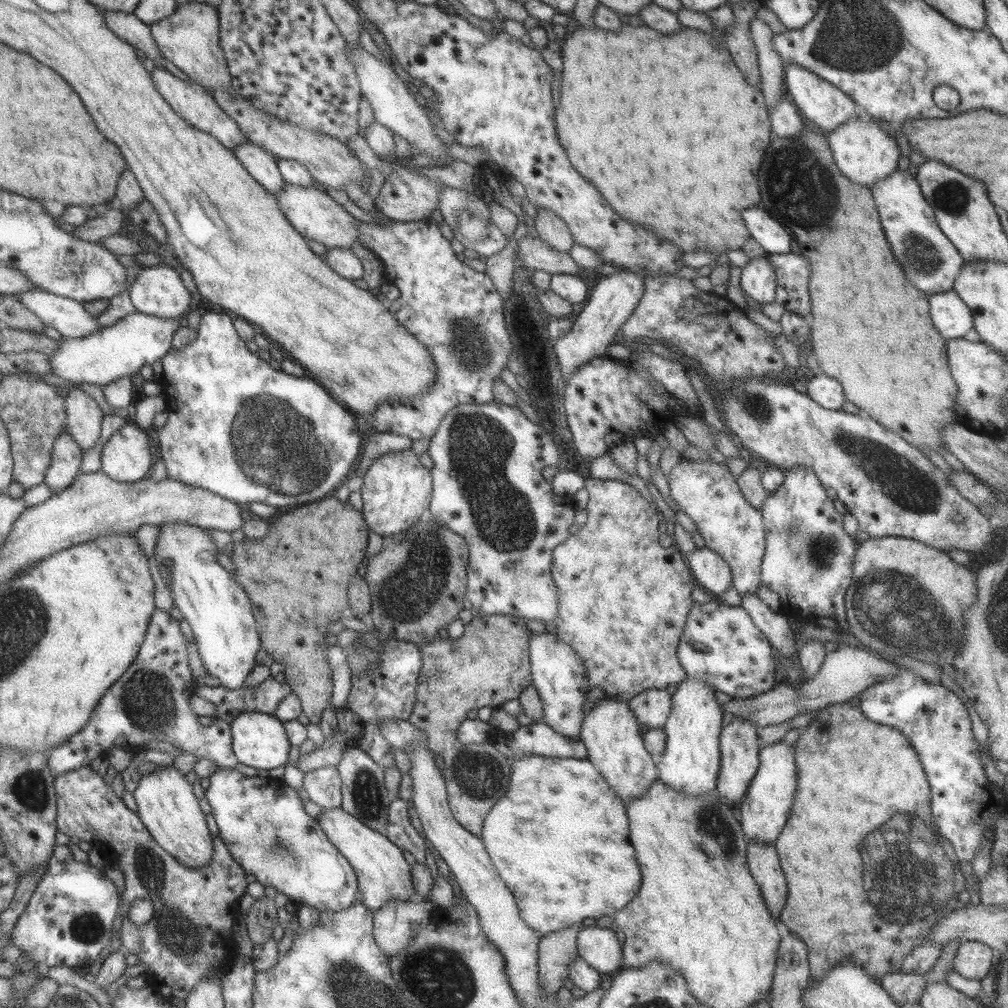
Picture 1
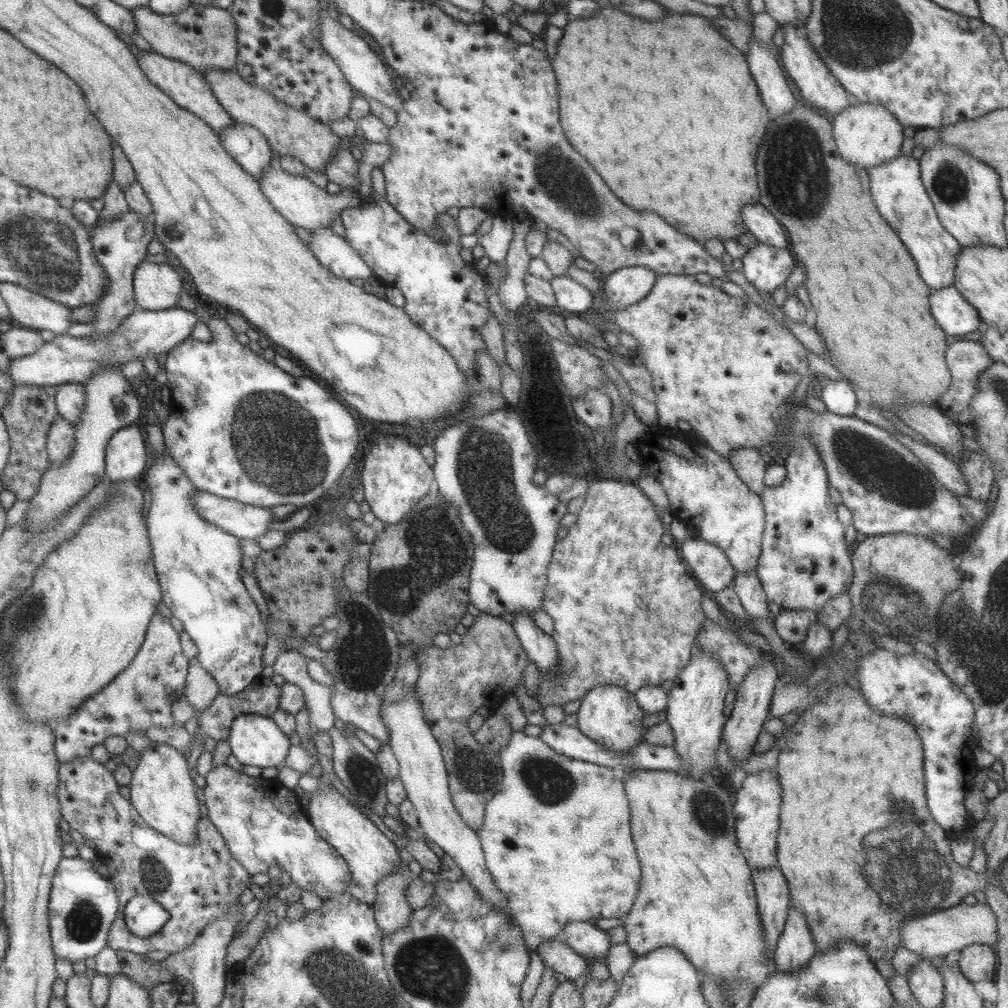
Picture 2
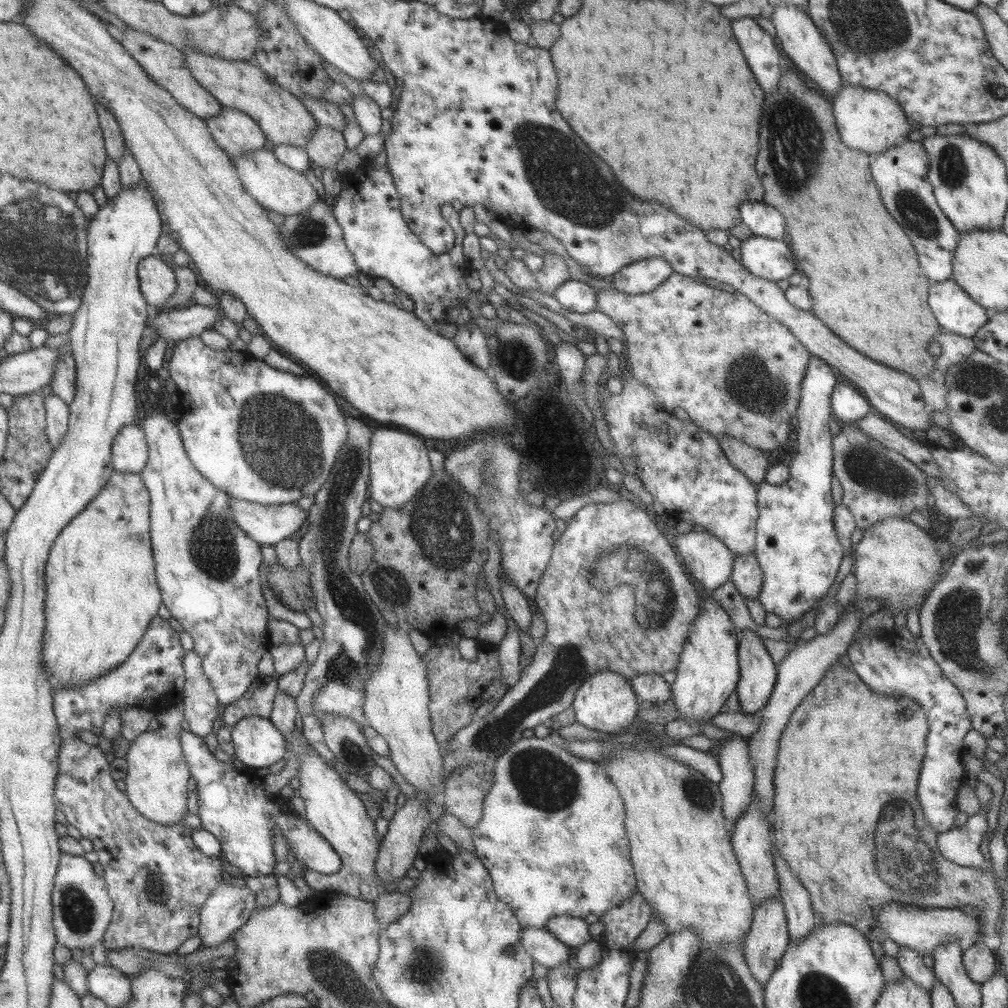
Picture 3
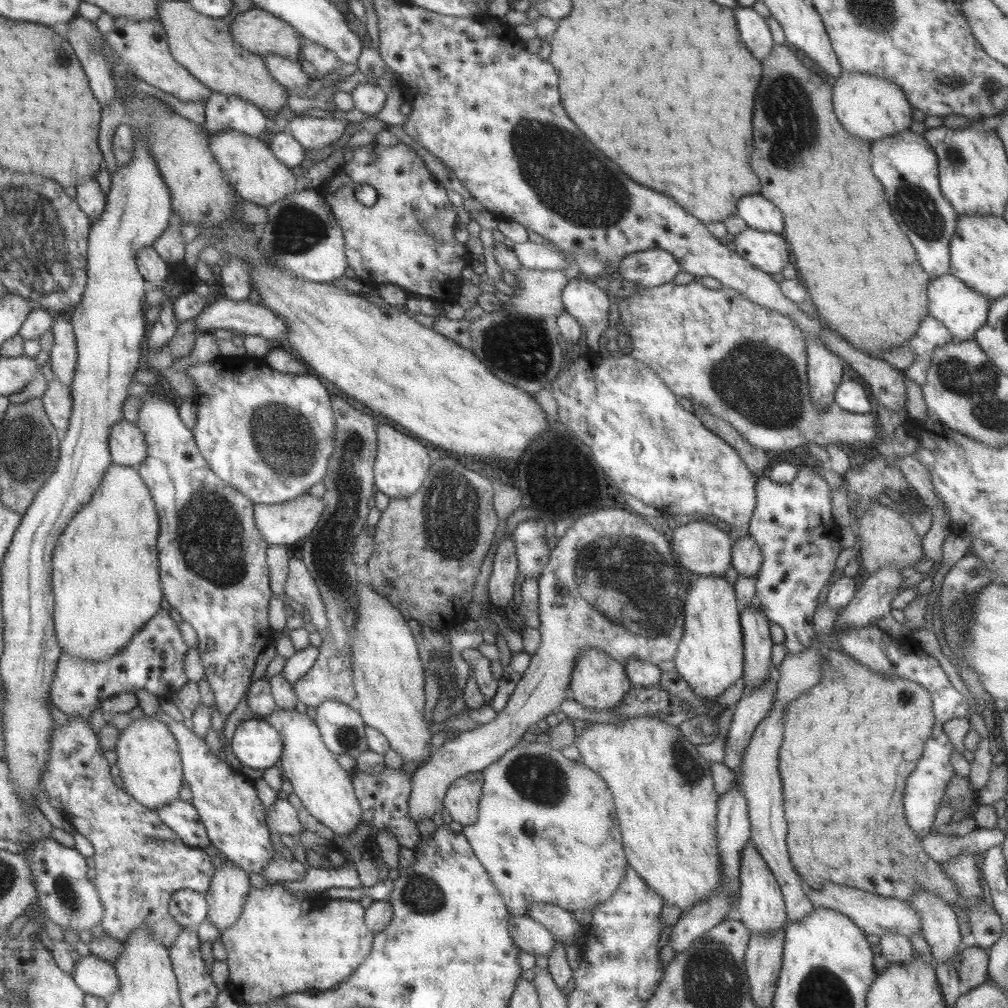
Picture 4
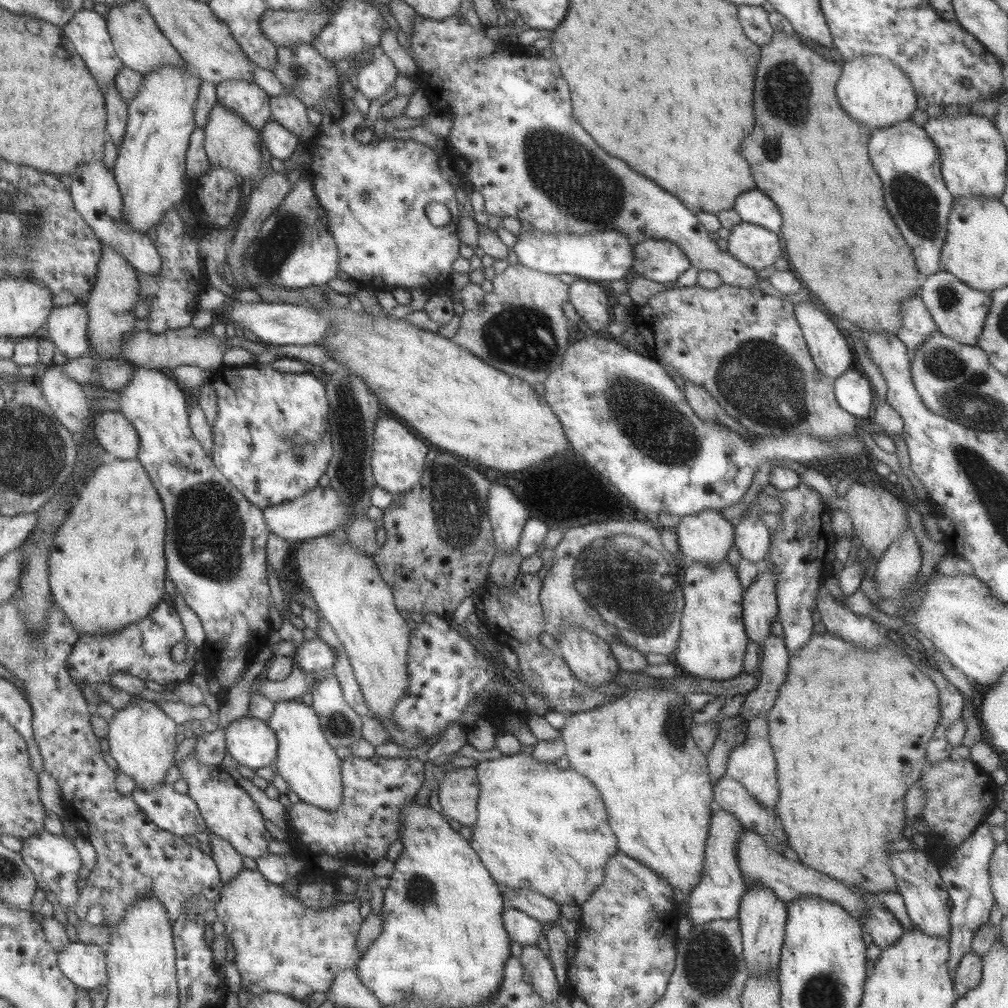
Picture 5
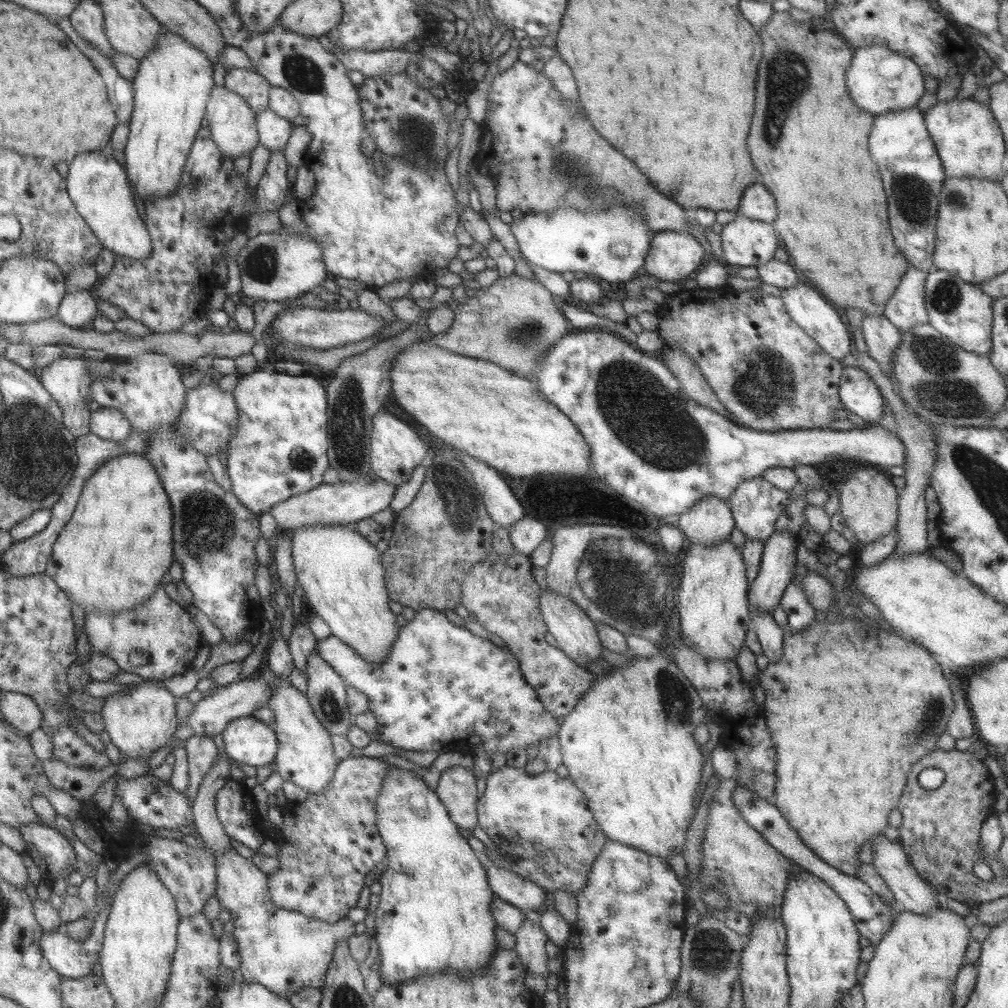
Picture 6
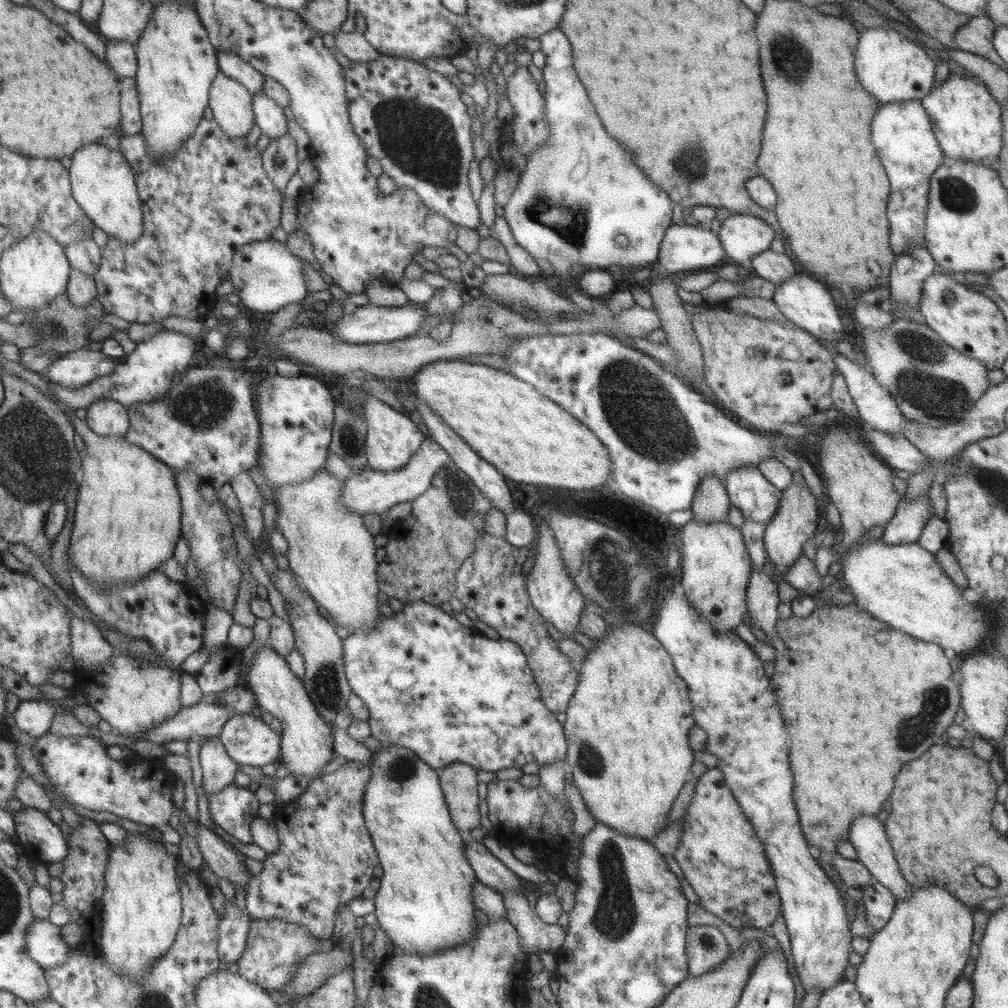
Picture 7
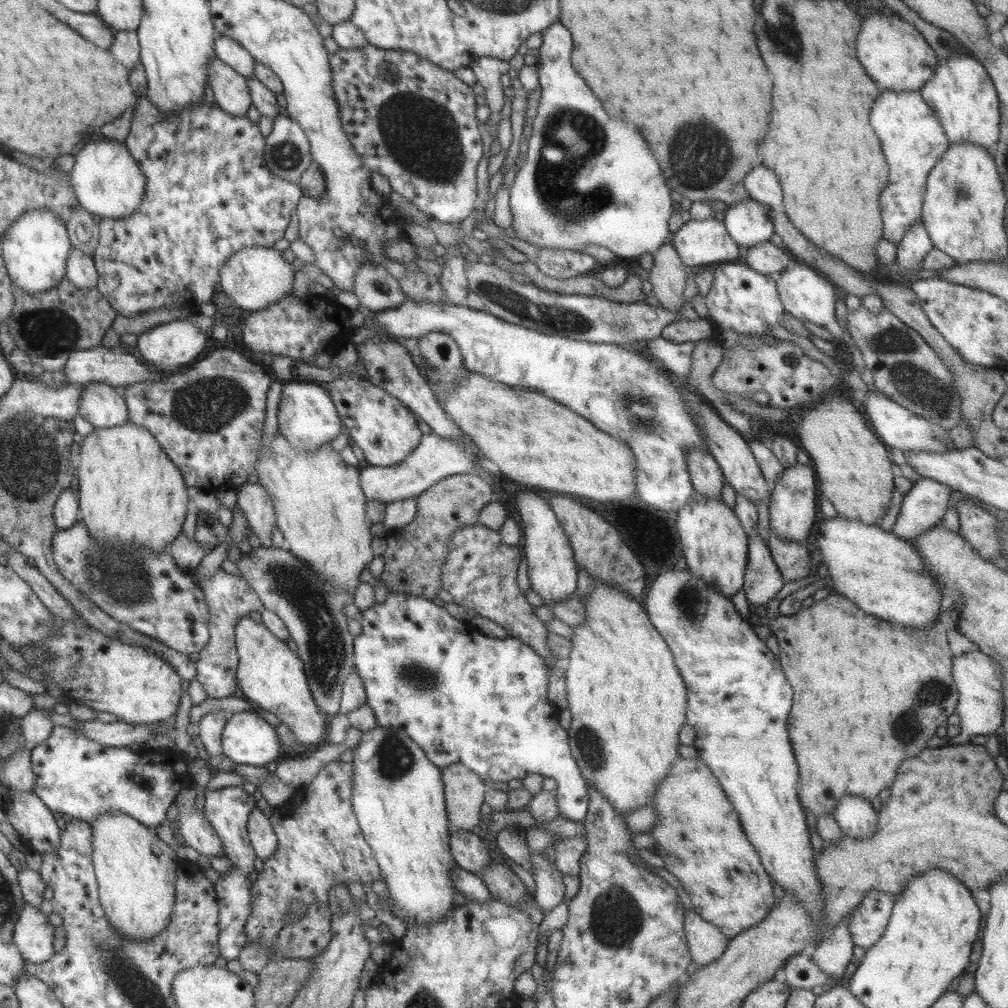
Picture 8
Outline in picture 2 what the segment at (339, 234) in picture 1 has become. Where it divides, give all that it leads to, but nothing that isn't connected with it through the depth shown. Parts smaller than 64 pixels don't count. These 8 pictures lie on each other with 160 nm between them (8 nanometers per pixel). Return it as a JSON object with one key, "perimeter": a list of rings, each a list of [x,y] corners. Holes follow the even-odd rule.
{"perimeter":[[[268,166],[261,179],[257,179],[263,196],[288,224],[305,229],[306,231],[327,228],[331,221],[347,208],[359,207],[366,198],[351,190],[341,190],[338,194],[328,194],[324,189],[312,184],[306,177],[287,174],[284,170],[274,170]]]}

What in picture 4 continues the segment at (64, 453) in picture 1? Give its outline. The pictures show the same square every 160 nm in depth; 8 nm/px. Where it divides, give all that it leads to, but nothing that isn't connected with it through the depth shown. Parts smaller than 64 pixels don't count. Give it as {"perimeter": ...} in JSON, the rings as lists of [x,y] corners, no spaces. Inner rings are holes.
{"perimeter":[[[55,378],[53,381],[49,381],[40,399],[57,436],[60,439],[63,438],[68,427],[68,418],[70,417],[72,405],[69,386],[63,386]]]}

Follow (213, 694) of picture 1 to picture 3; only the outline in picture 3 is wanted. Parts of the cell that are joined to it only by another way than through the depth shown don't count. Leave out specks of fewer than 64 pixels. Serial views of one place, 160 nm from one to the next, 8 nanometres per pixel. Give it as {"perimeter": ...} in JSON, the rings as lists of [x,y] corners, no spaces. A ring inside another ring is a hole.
{"perimeter":[[[258,674],[240,700],[222,706],[221,726],[231,729],[241,718],[251,715],[268,719],[277,690],[276,680]]]}

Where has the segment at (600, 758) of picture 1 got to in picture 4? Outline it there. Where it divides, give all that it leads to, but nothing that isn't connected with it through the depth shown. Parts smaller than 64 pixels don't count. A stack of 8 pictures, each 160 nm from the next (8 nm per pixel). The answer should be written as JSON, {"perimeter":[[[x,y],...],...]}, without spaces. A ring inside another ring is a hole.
{"perimeter":[[[596,648],[582,650],[571,672],[571,680],[569,680],[569,687],[565,696],[567,699],[573,699],[583,708],[588,708],[589,711],[612,710],[625,699],[627,691],[631,688],[623,664],[611,659]]]}

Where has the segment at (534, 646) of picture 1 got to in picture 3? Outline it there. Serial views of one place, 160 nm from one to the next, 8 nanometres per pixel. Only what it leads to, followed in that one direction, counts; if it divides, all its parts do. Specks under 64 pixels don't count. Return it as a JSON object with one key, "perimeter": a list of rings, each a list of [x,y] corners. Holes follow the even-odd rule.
{"perimeter":[[[499,578],[499,583],[500,594],[509,618],[521,629],[521,632],[529,634],[532,621],[529,600],[510,582],[504,582],[502,578]]]}

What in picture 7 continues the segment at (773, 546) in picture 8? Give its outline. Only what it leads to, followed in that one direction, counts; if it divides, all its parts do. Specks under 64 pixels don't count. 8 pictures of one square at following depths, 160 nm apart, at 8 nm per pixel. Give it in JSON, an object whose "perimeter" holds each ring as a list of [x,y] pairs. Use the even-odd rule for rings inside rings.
{"perimeter":[[[803,554],[790,564],[788,570],[784,572],[783,579],[789,586],[805,595],[819,593],[819,588],[821,588],[821,577],[816,566]]]}

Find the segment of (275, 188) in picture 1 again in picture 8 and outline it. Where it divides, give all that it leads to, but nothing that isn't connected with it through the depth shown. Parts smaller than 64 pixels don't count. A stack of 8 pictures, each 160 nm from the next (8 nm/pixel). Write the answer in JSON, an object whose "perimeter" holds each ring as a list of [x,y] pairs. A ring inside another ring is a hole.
{"perimeter":[[[218,36],[213,45],[214,56],[223,64],[232,68],[237,74],[246,79],[254,76],[254,60],[251,55],[240,44],[237,44],[232,38]]]}

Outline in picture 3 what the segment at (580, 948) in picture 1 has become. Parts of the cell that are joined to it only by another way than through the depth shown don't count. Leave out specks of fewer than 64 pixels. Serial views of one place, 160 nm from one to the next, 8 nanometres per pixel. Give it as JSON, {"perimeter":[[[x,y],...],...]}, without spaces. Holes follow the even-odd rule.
{"perimeter":[[[554,916],[545,924],[545,930],[551,932],[559,942],[569,946],[579,947],[588,940],[592,940],[589,935],[588,924],[584,919],[573,918],[571,916]]]}

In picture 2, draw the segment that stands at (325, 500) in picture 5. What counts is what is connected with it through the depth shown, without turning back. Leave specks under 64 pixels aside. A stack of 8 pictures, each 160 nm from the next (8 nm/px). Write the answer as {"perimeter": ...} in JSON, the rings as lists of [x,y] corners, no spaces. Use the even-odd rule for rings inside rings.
{"perimeter":[[[195,491],[190,501],[205,522],[237,538],[261,536],[268,531],[267,524],[276,519],[269,508],[243,504],[208,492]]]}

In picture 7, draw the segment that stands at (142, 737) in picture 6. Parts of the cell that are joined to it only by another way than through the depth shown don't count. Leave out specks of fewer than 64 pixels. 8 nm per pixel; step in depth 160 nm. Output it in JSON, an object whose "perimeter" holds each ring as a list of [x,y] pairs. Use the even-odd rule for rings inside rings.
{"perimeter":[[[120,653],[105,661],[104,665],[95,665],[89,671],[73,668],[75,681],[71,691],[78,690],[87,695],[90,708],[105,722],[111,730],[117,730],[124,737],[143,737],[149,729],[170,720],[180,710],[181,672],[168,667],[143,665]]]}

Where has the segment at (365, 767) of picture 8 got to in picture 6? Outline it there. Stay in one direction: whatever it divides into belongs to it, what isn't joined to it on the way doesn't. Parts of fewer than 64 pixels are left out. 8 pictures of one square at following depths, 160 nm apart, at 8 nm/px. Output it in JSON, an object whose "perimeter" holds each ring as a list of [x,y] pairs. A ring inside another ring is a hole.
{"perimeter":[[[392,768],[392,770],[386,774],[383,784],[381,785],[381,788],[379,788],[379,793],[377,793],[375,811],[377,815],[375,822],[376,829],[385,845],[386,859],[388,862],[386,869],[380,874],[379,882],[382,889],[379,894],[378,905],[374,910],[375,919],[373,934],[380,958],[378,970],[380,981],[382,984],[394,986],[394,984],[403,984],[404,982],[408,982],[408,980],[418,978],[418,976],[435,976],[446,970],[454,970],[455,972],[458,972],[458,974],[462,974],[462,976],[473,976],[474,972],[482,970],[482,968],[485,968],[489,964],[489,961],[492,959],[492,956],[498,947],[495,940],[495,934],[493,934],[496,922],[492,917],[490,907],[494,892],[489,886],[486,870],[479,863],[473,850],[467,845],[466,839],[459,834],[459,830],[457,830],[458,826],[455,826],[453,821],[449,818],[447,811],[445,811],[445,807],[443,807],[441,801],[437,799],[435,790],[431,791],[427,788],[425,783],[421,780],[421,775],[405,769]]]}

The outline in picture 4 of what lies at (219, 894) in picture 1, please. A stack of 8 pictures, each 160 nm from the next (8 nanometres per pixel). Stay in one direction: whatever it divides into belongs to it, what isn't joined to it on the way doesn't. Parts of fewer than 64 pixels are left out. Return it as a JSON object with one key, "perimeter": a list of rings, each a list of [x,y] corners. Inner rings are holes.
{"perimeter":[[[79,716],[68,718],[66,725],[55,726],[51,731],[49,758],[42,772],[42,788],[48,797],[59,800],[59,812],[94,848],[92,860],[95,877],[92,881],[104,908],[104,915],[99,924],[103,934],[123,944],[129,939],[131,932],[144,926],[157,943],[168,949],[175,943],[182,929],[168,911],[171,895],[176,890],[183,889],[206,893],[216,869],[216,861],[202,848],[185,844],[155,811],[149,811],[120,789],[109,775],[110,764],[103,757],[103,752],[89,722],[79,719]]]}

